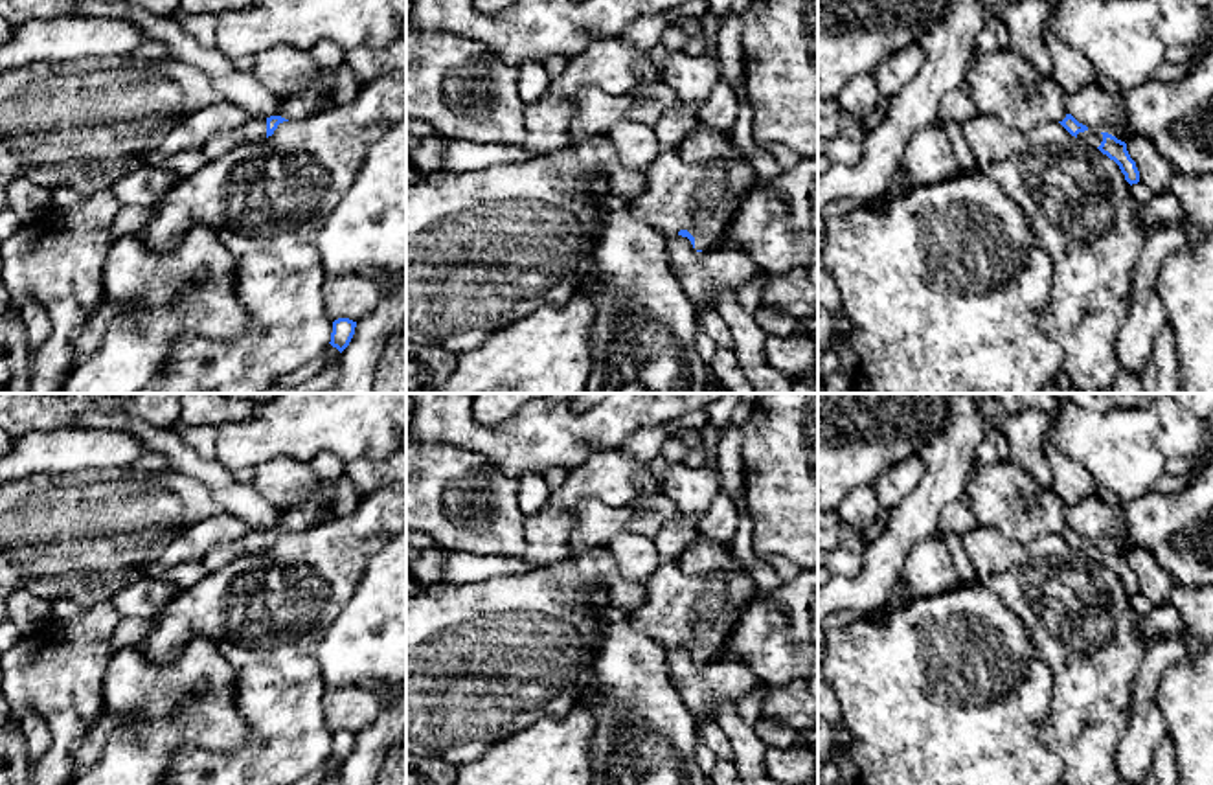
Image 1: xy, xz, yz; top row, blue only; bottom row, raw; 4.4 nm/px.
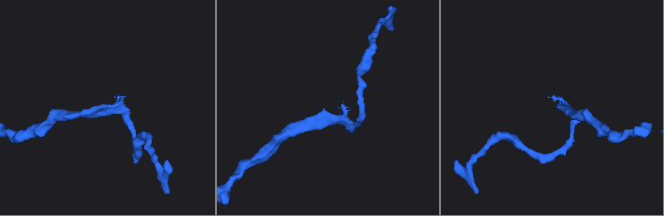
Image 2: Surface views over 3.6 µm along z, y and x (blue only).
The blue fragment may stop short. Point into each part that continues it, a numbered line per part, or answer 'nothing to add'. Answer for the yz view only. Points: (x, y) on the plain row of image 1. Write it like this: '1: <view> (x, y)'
1: yz (1094, 550)

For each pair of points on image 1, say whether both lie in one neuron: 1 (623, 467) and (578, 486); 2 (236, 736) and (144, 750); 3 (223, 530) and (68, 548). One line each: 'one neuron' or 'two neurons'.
1: one neuron
2: one neuron
3: two neurons

